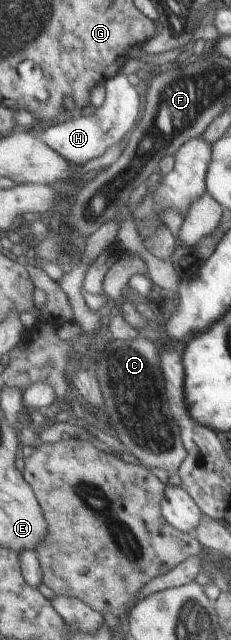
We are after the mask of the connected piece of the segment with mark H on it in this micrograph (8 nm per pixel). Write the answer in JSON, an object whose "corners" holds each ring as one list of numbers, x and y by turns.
{"corners":[[119,73,119,76,112,77,105,82,105,89,104,100,95,113,90,116,59,119,56,125,50,126,43,134,43,140,74,165,87,164,93,158,105,154,105,150,113,144,126,140,141,118,143,101,127,75]]}

